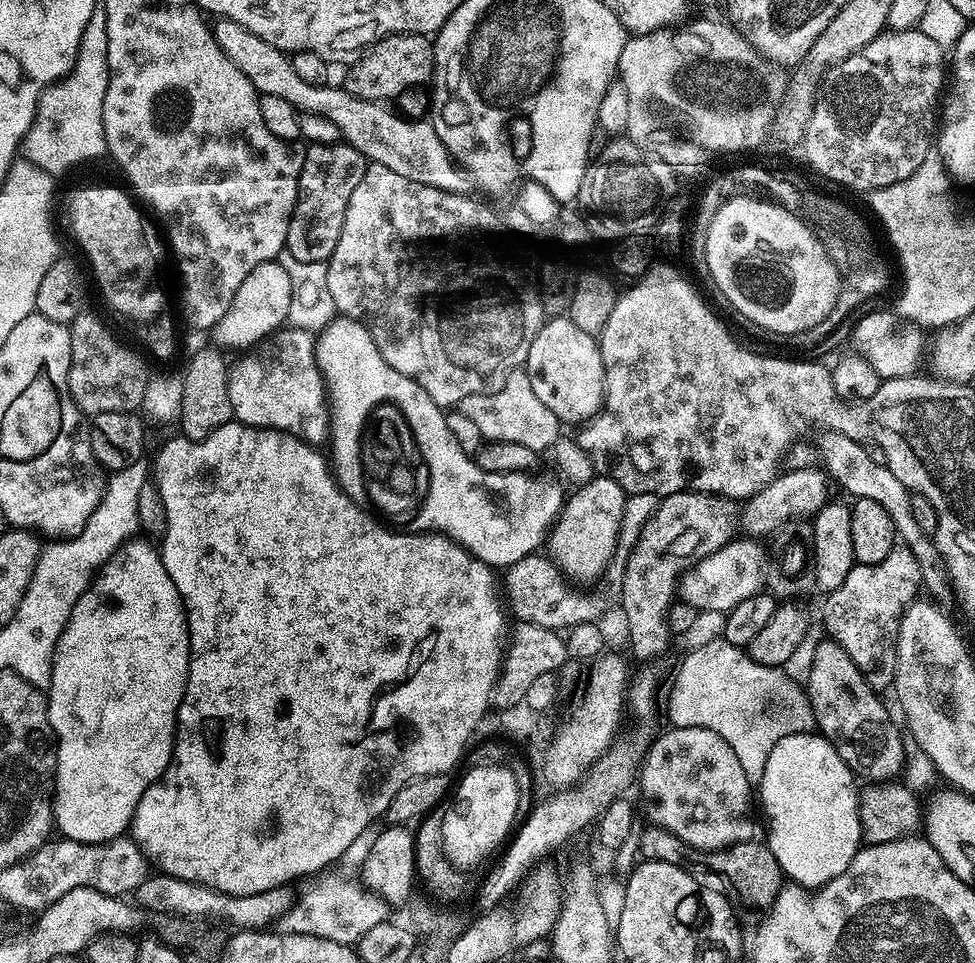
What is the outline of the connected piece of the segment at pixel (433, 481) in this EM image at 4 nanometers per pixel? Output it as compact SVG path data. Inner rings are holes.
M337 315L329 321L324 329L315 337L316 364L320 367L320 377L324 380L326 403L330 409L330 467L336 477L336 483L356 504L364 506L364 484L368 484L368 468L392 468L392 464L384 464L384 456L364 456L360 448L368 444L368 440L360 440L360 428L380 428L380 432L400 432L400 436L372 436L372 448L380 452L380 448L412 448L416 452L416 480L424 480L424 484L416 484L416 488L424 488L424 500L420 500L420 512L416 512L416 520L410 522L412 532L425 534L443 534L456 544L461 544L471 556L476 556L483 564L496 570L507 569L509 564L518 562L524 556L531 556L536 548L545 541L551 524L564 507L566 492L563 492L552 480L539 480L536 474L526 472L503 472L494 474L482 470L473 457L458 446L454 434L450 434L450 426L446 426L446 412L441 405L435 404L406 374L398 374L382 354L378 354L378 346L374 346L374 338L366 330L364 324L351 320L348 316Z

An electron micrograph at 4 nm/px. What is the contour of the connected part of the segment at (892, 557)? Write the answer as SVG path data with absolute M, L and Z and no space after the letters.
M897 546L882 562L852 565L846 582L827 593L824 604L824 628L831 639L844 647L858 666L864 681L876 693L896 683L896 643L902 614L921 595L920 563L909 548Z

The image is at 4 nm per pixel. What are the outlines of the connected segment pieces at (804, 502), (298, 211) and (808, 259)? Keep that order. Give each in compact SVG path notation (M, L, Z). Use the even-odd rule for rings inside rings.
M816 466L793 472L781 471L765 488L743 501L742 511L738 516L739 527L744 527L749 537L761 538L760 536L766 535L767 532L775 533L783 529L787 520L796 520L799 516L811 518L829 503L828 484L830 485L829 477Z
M347 142L335 144L308 144L304 148L302 174L298 182L298 198L290 226L286 234L286 251L302 262L327 262L338 246L338 234L342 234L342 222L346 222L346 206L350 206L350 194L362 182L362 174L369 161Z
M735 195L714 214L705 236L706 264L712 275L711 283L750 323L780 336L796 338L801 332L810 330L810 326L818 326L818 322L834 310L834 302L838 302L842 287L840 271L828 257L816 233L782 206L755 196Z

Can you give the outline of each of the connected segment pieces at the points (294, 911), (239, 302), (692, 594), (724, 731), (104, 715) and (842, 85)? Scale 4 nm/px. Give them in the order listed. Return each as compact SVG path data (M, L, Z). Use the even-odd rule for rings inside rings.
M317 879L317 884L293 903L292 909L282 918L286 932L314 934L318 938L330 938L330 942L342 942L355 946L374 926L389 919L390 908L380 896L373 895L357 882L332 884L332 880Z
M276 260L266 262L262 266L254 266L254 270L238 286L238 294L234 294L234 302L230 302L230 310L222 314L215 328L211 329L215 343L221 349L240 348L247 350L255 348L260 341L272 335L287 321L290 310L290 274Z
M733 538L726 546L714 550L708 556L695 561L693 567L685 576L678 580L679 599L685 600L690 606L696 608L697 613L720 612L726 614L738 602L750 598L761 591L760 571L764 568L764 552L759 548L757 541L752 538Z
M716 638L698 647L696 653L688 653L682 660L668 694L668 721L675 728L698 726L710 729L729 742L737 755L747 778L757 781L772 748L782 738L794 733L812 732L815 729L813 710L805 689L794 684L787 671L767 668L754 662L744 648L738 648L722 638Z
M133 538L127 544L116 549L116 553L104 563L96 573L95 580L78 598L66 626L56 643L56 653L52 659L52 685L46 690L48 698L48 717L52 734L56 738L56 790L54 793L54 828L65 840L83 844L106 844L125 835L132 827L138 802L142 794L153 782L160 778L166 766L172 760L172 745L176 742L176 711L184 700L184 691L188 681L188 667L192 653L192 638L188 635L188 616L184 613L184 599L178 594L178 586L166 574L164 560L157 545L147 539Z
M901 28L899 30L885 30L880 33L874 42L862 46L850 58L846 58L841 64L833 64L831 69L823 73L822 79L818 84L818 95L816 104L812 107L812 112L808 116L802 149L804 148L804 160L820 176L825 176L828 180L833 180L836 184L841 184L844 188L853 188L856 192L871 194L877 188L894 186L894 182L902 182L922 166L922 162L930 155L934 148L934 133L938 128L938 105L942 100L942 93L946 88L946 52L941 48L934 38L926 38L916 28Z

